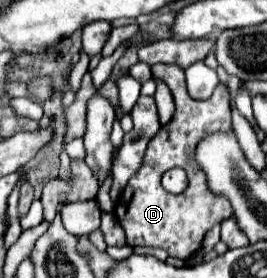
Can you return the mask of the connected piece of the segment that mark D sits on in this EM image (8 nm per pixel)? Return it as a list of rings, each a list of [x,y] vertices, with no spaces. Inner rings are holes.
[[[152,65],[152,77],[160,79],[168,85],[174,103],[176,103],[176,113],[172,121],[162,127],[148,143],[146,155],[140,163],[140,169],[136,175],[128,181],[128,185],[122,191],[120,201],[116,203],[118,211],[118,223],[126,231],[126,239],[130,247],[136,245],[148,245],[148,247],[162,247],[168,251],[170,257],[176,259],[190,259],[200,245],[204,235],[224,219],[232,215],[232,205],[226,201],[222,195],[212,195],[210,187],[206,183],[206,175],[202,173],[200,165],[196,163],[196,145],[200,139],[204,139],[210,133],[218,131],[232,131],[230,123],[230,101],[226,93],[226,85],[218,83],[212,97],[206,101],[196,101],[188,95],[186,91],[186,79],[184,79],[184,69],[178,65]],[[182,167],[188,173],[190,185],[184,193],[172,195],[166,189],[162,189],[160,179],[168,169]]]

